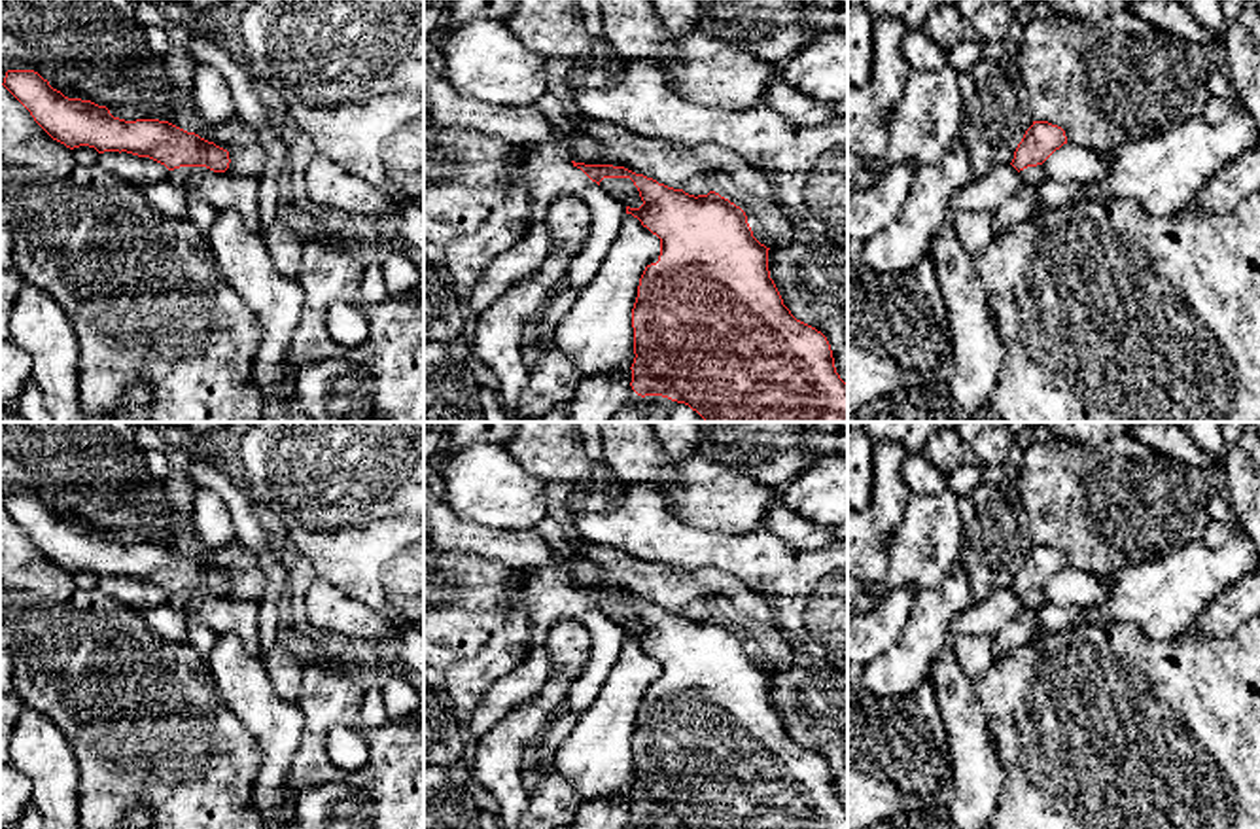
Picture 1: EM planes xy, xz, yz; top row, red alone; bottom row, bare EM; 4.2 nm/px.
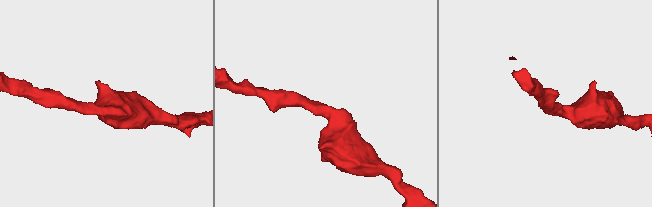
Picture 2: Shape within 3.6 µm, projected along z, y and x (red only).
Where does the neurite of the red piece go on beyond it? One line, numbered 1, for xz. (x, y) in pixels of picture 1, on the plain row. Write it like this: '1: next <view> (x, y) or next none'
1: next none

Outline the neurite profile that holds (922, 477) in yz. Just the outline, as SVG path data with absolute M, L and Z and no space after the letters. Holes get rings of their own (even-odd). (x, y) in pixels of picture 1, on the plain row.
M908 454L904 458L902 477L912 494L935 496L948 488L948 475L929 464L923 454Z

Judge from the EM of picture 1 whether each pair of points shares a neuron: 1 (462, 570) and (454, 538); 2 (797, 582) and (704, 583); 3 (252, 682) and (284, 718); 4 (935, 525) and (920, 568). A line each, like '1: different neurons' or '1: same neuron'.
1: different neurons
2: different neurons
3: same neuron
4: same neuron

